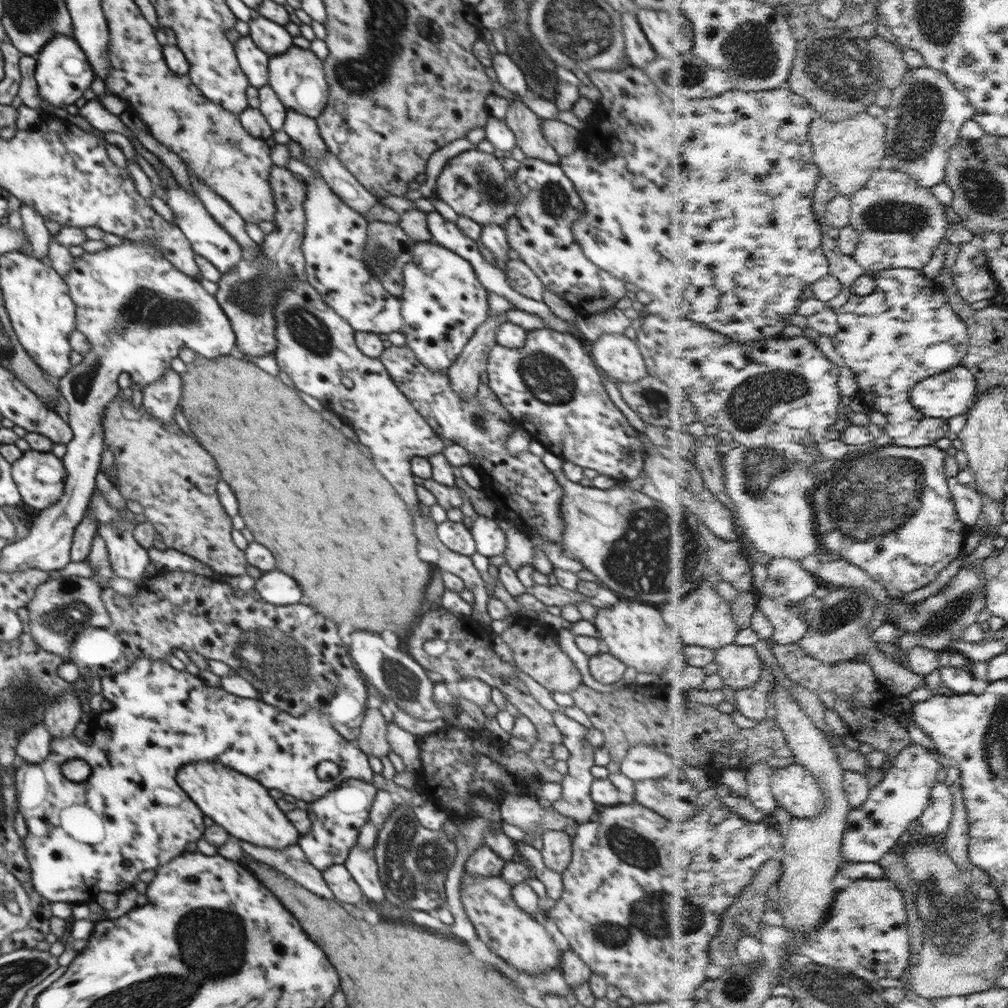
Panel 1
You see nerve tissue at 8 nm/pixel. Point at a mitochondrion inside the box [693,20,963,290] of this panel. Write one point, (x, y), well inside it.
(839, 69)

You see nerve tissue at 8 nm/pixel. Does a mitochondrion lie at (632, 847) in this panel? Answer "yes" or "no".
yes

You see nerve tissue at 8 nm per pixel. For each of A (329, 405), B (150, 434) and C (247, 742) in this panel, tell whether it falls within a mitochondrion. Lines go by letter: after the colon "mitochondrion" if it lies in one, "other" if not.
A: other
B: mitochondrion
C: other

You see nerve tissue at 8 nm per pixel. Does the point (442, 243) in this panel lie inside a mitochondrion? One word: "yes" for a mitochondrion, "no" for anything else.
no

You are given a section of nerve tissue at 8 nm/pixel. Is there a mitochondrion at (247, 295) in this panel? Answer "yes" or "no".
yes

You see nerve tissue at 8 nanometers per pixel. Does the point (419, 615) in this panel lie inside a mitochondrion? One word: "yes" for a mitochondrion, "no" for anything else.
no

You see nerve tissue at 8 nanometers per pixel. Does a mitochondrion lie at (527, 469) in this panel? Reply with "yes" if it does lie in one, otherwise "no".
no

